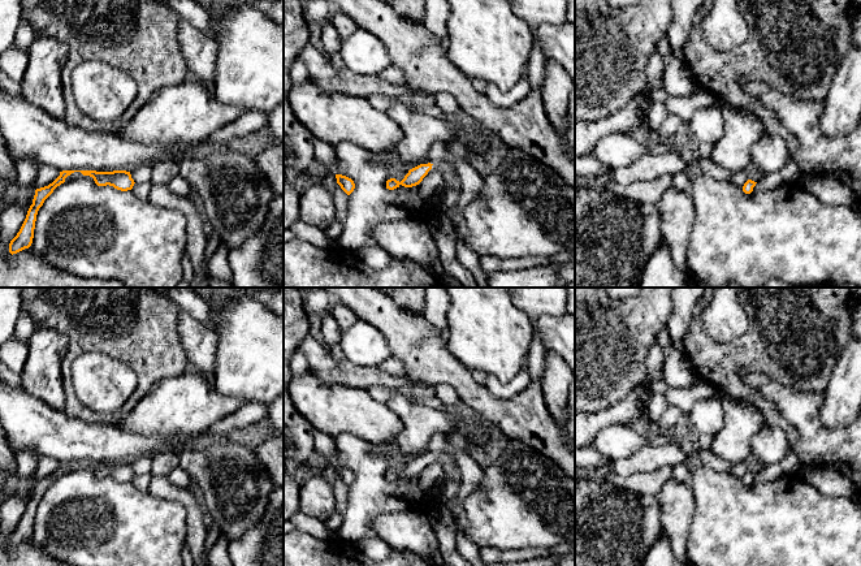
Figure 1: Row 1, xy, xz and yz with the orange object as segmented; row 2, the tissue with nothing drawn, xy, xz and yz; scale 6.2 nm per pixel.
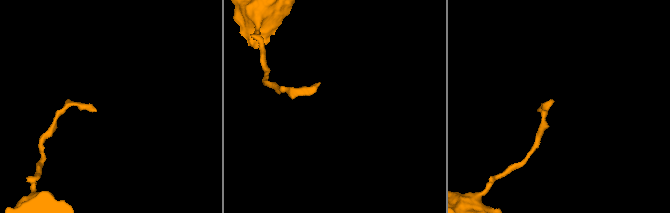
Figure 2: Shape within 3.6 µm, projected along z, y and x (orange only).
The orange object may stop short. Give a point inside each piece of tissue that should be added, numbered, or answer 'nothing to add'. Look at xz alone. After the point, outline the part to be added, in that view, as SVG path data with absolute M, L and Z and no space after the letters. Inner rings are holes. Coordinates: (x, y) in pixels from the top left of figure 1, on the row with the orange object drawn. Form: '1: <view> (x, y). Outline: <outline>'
nothing to add

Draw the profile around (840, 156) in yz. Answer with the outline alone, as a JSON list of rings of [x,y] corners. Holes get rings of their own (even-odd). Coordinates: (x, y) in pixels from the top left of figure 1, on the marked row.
[[[740,78],[740,86],[756,98],[765,108],[773,111],[782,125],[799,141],[799,151],[792,159],[800,170],[809,174],[827,173],[839,178],[856,196],[856,206],[861,207],[861,120],[856,129],[844,137],[827,137],[821,130],[823,101],[800,101],[750,78]]]

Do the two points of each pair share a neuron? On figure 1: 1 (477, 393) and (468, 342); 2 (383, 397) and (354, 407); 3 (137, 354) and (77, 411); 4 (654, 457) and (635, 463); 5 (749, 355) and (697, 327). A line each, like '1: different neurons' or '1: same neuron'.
1: different neurons
2: different neurons
3: same neuron
4: same neuron
5: same neuron

